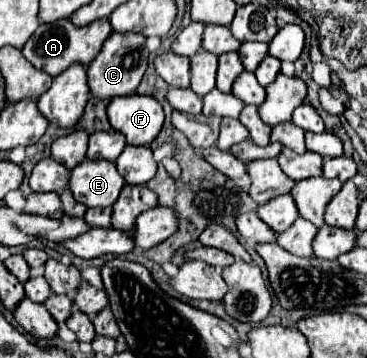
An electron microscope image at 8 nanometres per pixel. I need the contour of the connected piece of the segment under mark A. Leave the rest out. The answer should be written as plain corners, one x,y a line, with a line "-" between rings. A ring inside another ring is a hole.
63,18
59,22
51,22
51,24
41,24
33,38
29,38
29,42
23,46
23,56
39,70
45,70
51,76
61,74
65,68
69,68
73,62
79,62
83,66
87,66
91,62
91,58
95,58
93,54
97,54
105,42
105,38
113,32
113,28
109,26
107,18
101,18
97,22
91,22
89,26
73,26
73,22
69,18

